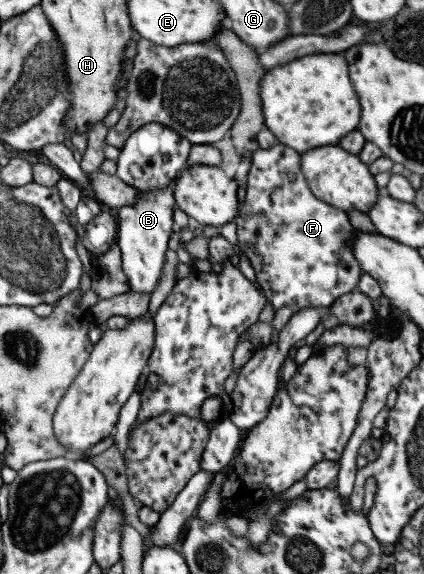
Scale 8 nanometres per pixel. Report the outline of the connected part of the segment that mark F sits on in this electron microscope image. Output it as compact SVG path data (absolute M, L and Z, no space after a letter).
M275 142L269 149L259 149L252 154L251 167L247 176L247 189L245 192L245 200L240 206L240 210L234 218L234 222L237 225L237 240L239 248L245 256L247 256L255 269L255 275L257 276L257 284L261 287L262 294L264 295L266 302L271 304L275 309L281 309L283 307L289 307L293 313L303 311L303 309L309 308L329 308L335 300L338 300L340 296L349 294L350 292L356 291L358 289L357 284L359 279L361 279L361 266L359 262L355 259L355 254L353 254L353 239L355 239L356 229L354 225L350 223L349 214L344 210L339 210L322 200L319 200L310 189L307 184L306 178L304 177L301 168L301 157L300 154L289 148L284 144Z

